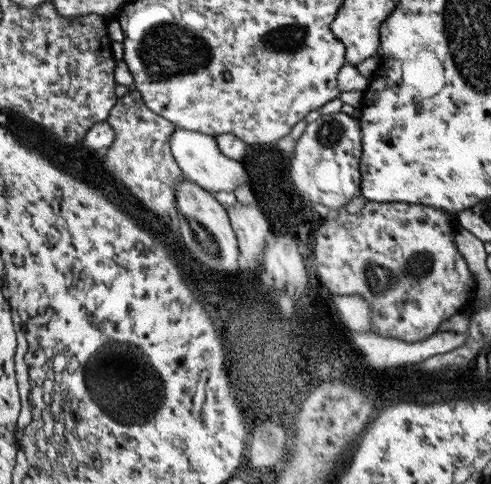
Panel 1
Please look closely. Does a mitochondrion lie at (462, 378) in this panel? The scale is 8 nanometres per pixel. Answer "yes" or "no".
no

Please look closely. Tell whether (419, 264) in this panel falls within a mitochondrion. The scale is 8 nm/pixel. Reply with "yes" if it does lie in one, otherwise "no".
yes

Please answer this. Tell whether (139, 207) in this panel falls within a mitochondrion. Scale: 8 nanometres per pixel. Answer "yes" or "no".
no

